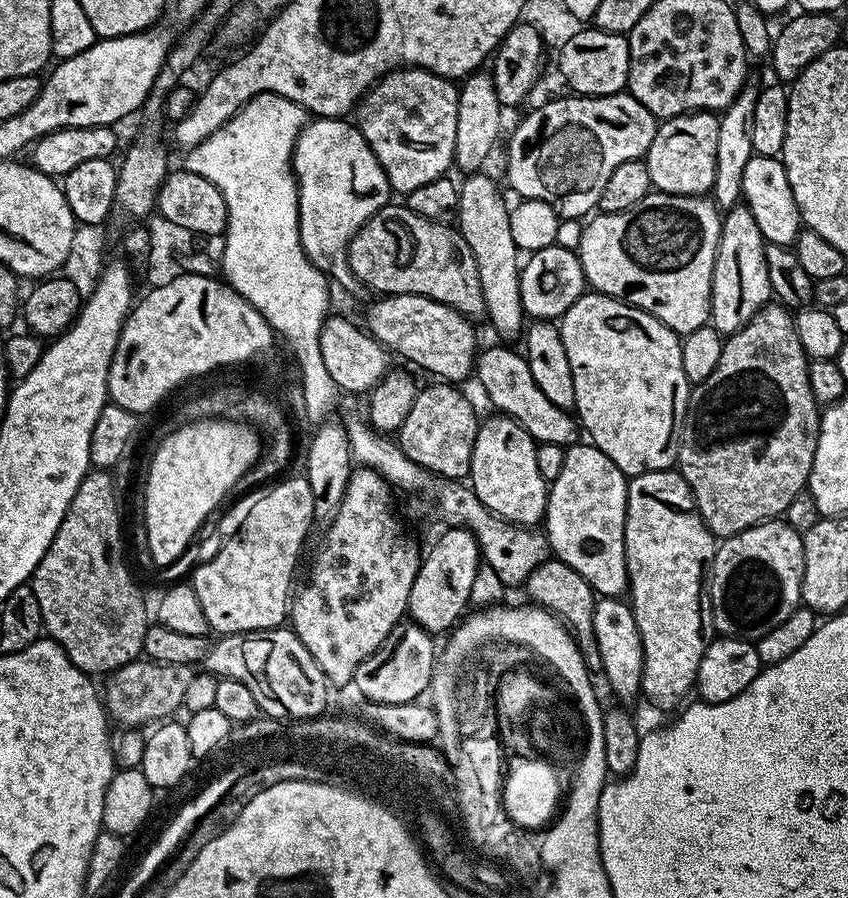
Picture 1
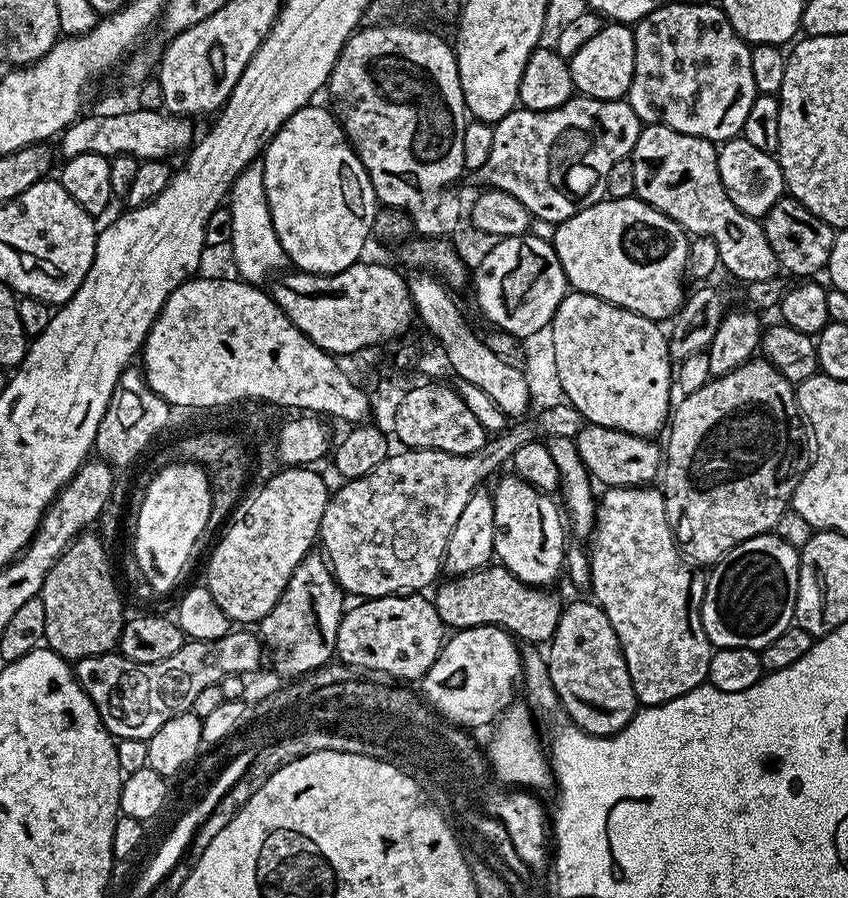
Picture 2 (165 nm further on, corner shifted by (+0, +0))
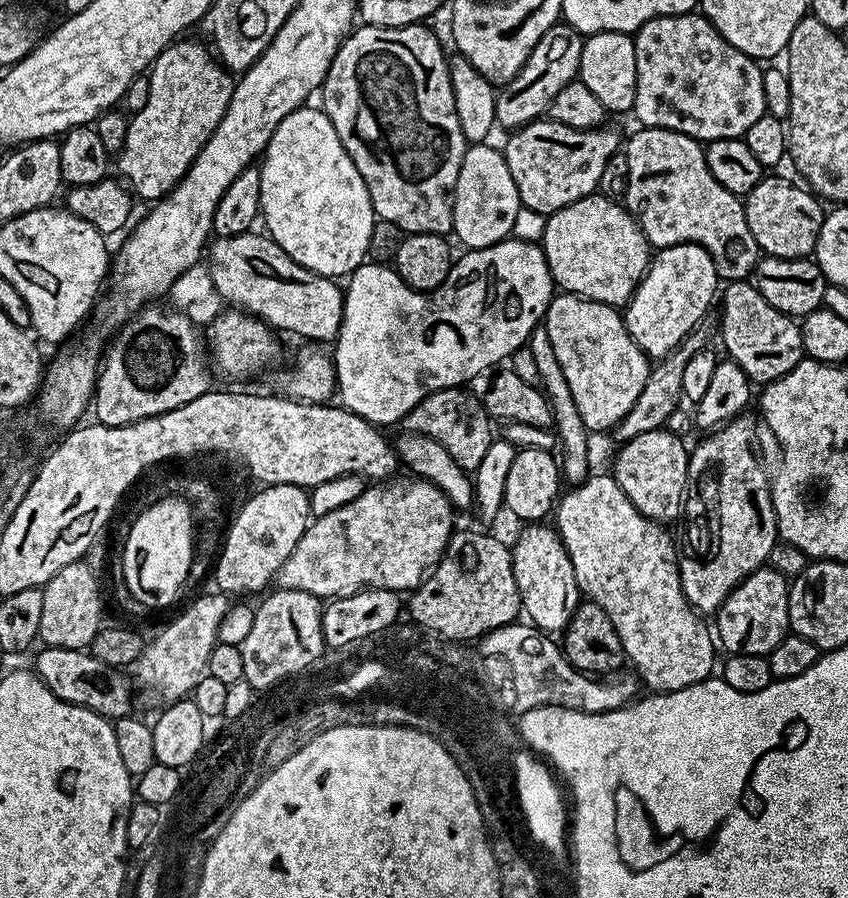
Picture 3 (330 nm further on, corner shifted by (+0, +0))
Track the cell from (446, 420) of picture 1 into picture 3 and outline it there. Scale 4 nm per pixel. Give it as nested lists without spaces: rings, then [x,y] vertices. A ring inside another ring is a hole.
[[[467,387],[443,388],[432,392],[414,410],[410,410],[402,421],[403,427],[409,432],[417,432],[426,438],[434,438],[438,446],[442,446],[462,466],[465,472],[471,474],[476,471],[478,462],[486,455],[486,450],[494,438],[492,432],[493,421],[479,395],[471,396]]]

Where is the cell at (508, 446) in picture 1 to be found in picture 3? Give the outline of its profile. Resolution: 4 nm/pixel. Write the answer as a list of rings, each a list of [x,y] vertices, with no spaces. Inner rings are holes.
[[[532,522],[520,532],[516,545],[511,545],[510,580],[514,592],[520,597],[519,607],[523,615],[533,620],[535,627],[545,634],[563,633],[571,622],[572,615],[582,603],[582,593],[570,554],[560,540],[560,533],[555,527],[544,522]]]

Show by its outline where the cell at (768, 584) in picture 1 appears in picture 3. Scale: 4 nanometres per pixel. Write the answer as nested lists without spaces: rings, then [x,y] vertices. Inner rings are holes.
[[[769,566],[759,568],[756,572],[751,572],[750,575],[728,595],[726,602],[722,602],[722,606],[714,614],[714,620],[716,620],[714,632],[718,637],[719,647],[723,649],[723,651],[725,648],[725,653],[734,656],[767,656],[769,652],[772,652],[774,646],[778,646],[778,642],[782,642],[782,638],[789,635],[790,632],[788,626],[789,587],[790,584],[786,577]]]

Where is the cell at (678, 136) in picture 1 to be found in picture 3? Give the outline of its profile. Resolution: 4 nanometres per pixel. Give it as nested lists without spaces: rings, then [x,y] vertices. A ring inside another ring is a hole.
[[[665,128],[635,129],[637,132],[626,140],[626,155],[630,162],[630,182],[623,198],[623,205],[638,222],[642,234],[653,249],[669,248],[675,244],[697,244],[710,254],[721,281],[748,280],[755,273],[756,264],[762,255],[750,226],[746,226],[746,214],[741,197],[735,196],[706,166],[701,141]]]

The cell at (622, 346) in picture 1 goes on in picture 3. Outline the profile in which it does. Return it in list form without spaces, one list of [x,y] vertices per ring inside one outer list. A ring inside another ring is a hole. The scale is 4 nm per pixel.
[[[556,294],[553,295],[542,322],[548,327],[554,355],[562,366],[562,373],[567,385],[570,386],[570,393],[573,395],[578,413],[581,414],[582,422],[593,433],[607,433],[612,430],[638,401],[650,371],[649,357],[645,356],[644,351],[634,342],[634,338],[630,338],[623,315],[610,304],[585,300],[582,296]]]

